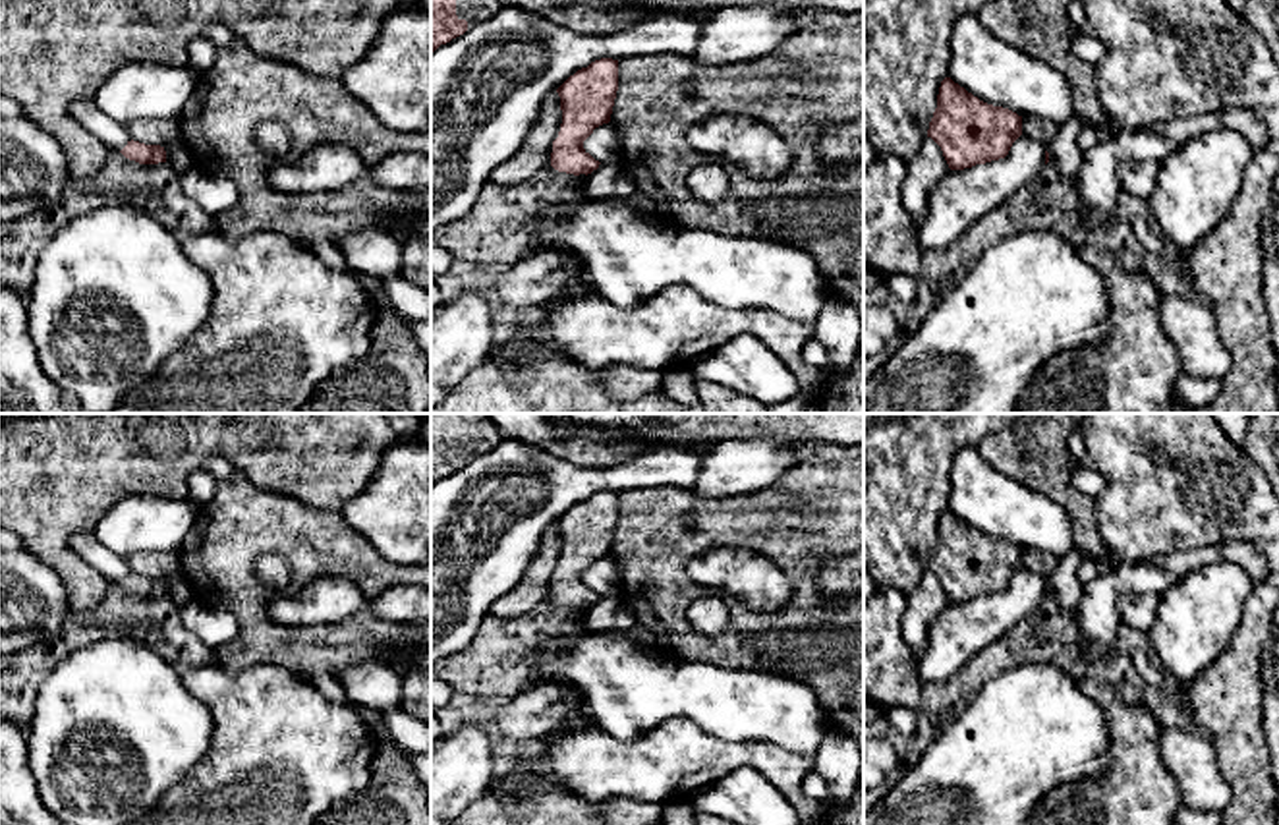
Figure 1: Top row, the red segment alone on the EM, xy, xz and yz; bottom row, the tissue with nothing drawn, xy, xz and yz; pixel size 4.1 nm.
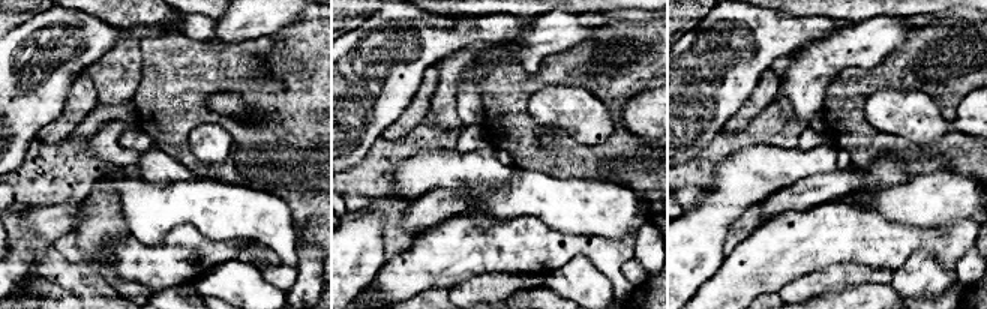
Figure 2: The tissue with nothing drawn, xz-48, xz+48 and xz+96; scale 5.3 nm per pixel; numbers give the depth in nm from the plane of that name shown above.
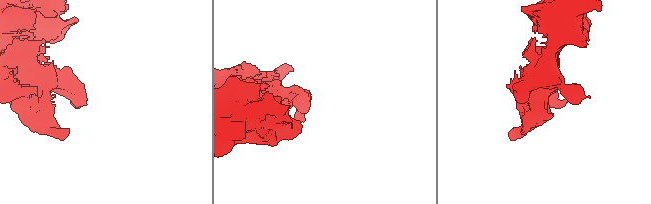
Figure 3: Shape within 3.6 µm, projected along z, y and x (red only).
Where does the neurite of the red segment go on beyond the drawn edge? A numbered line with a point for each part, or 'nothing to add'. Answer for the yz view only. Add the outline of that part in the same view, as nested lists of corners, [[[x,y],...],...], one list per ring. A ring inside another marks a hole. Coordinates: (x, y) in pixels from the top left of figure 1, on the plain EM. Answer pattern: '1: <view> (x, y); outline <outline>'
nothing to add

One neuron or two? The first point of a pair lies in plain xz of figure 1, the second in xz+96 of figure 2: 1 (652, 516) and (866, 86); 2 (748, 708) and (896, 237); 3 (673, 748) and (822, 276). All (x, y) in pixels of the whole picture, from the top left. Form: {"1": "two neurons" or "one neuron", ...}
{"1": "one neuron", "2": "two neurons", "3": "two neurons"}

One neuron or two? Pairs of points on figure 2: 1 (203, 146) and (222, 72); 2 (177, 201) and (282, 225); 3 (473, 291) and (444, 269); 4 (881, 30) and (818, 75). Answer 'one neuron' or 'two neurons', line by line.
1: two neurons
2: one neuron
3: two neurons
4: one neuron

